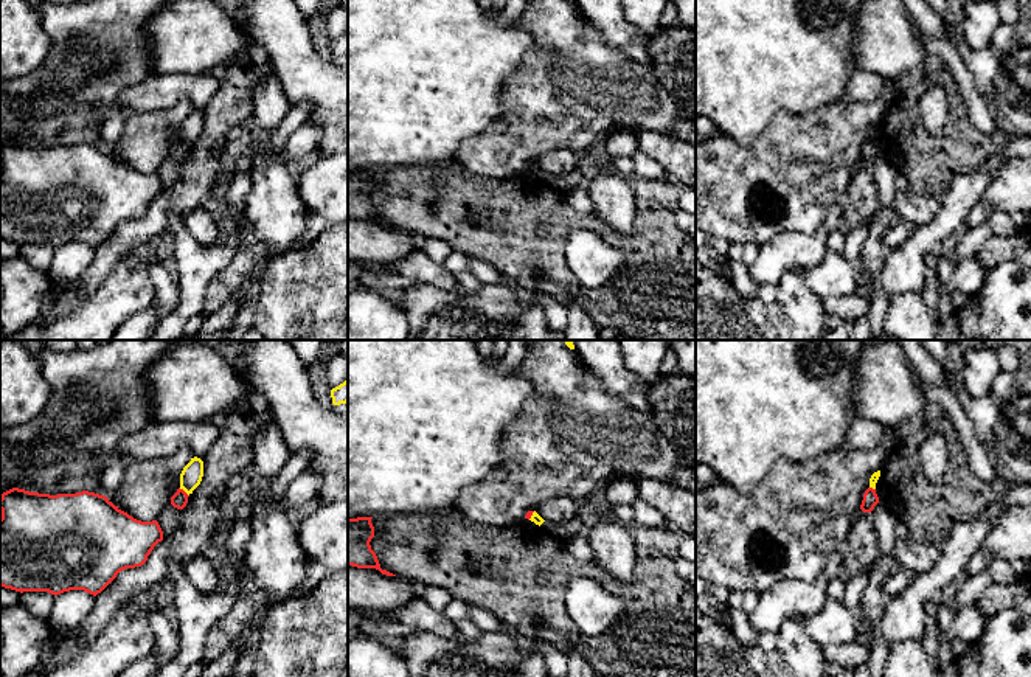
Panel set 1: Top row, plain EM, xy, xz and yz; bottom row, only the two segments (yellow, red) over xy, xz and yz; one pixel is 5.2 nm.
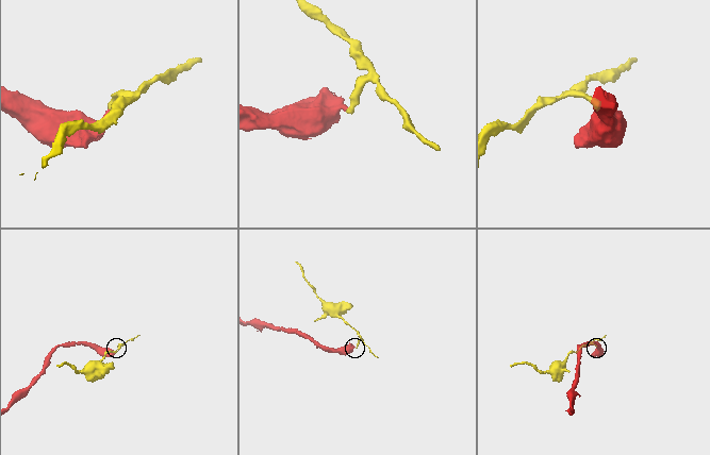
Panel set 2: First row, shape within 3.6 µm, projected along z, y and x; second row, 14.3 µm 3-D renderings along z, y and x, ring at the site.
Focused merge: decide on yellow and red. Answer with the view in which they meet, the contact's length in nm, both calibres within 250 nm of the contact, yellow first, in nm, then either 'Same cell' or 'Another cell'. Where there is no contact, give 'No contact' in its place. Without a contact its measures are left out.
Touches yellow in xy. Shared border 70 nm. Thickness 110 nm (yellow) against 90 nm. Another cell

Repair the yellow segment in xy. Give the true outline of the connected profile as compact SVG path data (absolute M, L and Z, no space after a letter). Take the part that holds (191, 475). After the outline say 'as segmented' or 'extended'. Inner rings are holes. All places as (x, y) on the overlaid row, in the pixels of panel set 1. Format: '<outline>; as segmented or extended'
M194 457L180 474L180 489L183 489L188 495L193 494L193 491L200 484L202 477L203 461Z; as segmented

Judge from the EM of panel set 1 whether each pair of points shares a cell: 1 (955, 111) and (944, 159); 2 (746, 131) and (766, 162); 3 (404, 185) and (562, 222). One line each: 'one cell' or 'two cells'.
1: one cell
2: two cells
3: one cell

